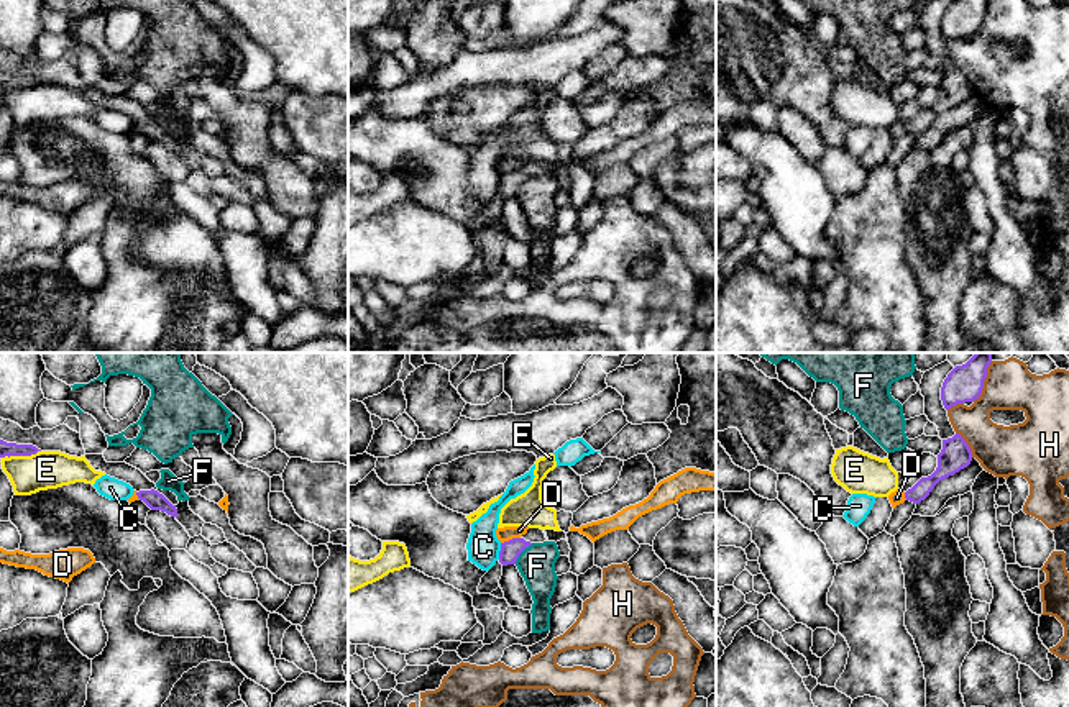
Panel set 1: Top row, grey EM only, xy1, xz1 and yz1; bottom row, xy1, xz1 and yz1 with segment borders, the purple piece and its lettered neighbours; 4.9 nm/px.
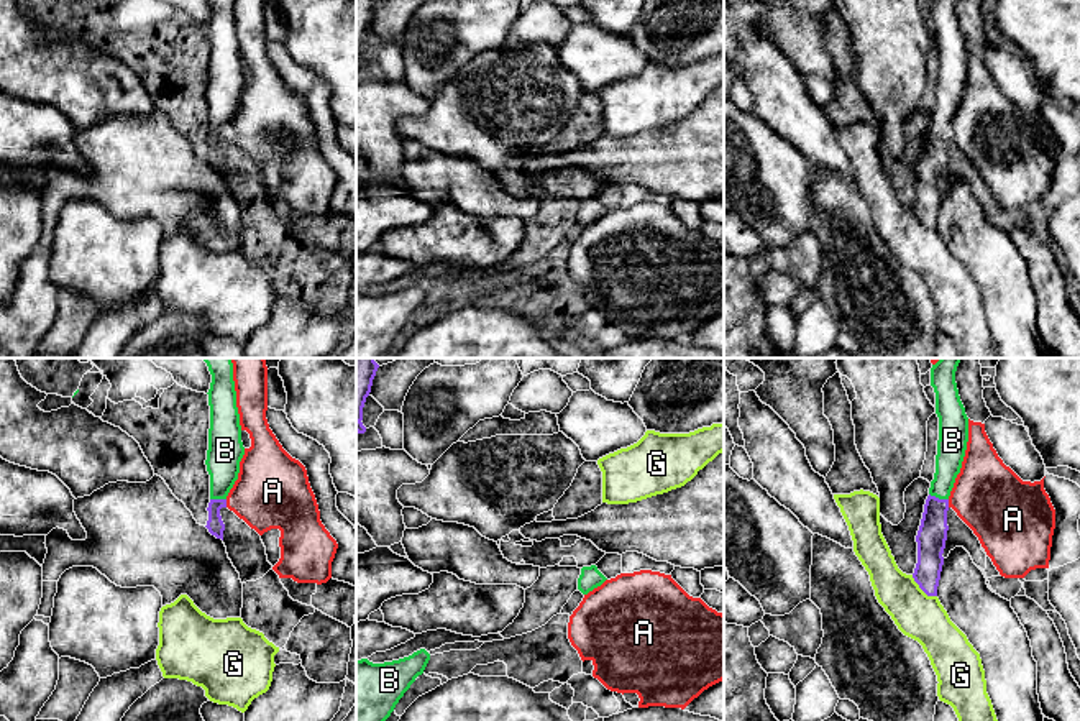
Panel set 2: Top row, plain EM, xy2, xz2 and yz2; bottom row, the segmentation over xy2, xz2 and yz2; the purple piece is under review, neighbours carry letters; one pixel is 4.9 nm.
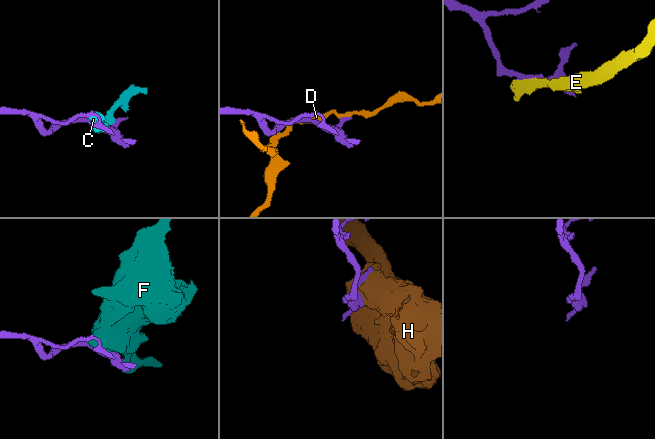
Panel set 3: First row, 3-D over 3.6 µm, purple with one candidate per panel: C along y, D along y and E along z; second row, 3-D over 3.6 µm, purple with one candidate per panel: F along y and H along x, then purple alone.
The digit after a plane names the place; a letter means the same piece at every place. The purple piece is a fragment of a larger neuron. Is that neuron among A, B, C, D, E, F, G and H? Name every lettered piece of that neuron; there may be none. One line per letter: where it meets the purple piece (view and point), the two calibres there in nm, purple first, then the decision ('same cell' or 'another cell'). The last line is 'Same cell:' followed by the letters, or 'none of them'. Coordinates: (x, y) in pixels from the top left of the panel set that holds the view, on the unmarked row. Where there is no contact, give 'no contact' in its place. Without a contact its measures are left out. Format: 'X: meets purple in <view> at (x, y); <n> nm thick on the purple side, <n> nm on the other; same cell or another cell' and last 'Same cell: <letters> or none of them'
A: meets purple in xy2 at (225, 135); 90 nm thick on the purple side, 360 nm on the other; another cell
B: meets purple in yz2 at (938, 130); 150 nm thick on the purple side, 140 nm on the other; same cell
C: meets purple in xz1 at (500, 184); 100 nm thick on the purple side, 160 nm on the other; another cell
D: meets purple in xz1 at (509, 173); 100 nm thick on the purple side, 70 nm on the other; another cell
E: meets purple in xy1 at (20, 87); 70 nm thick on the purple side, 190 nm on the other; another cell
F: meets purple in xz1 at (521, 184); 100 nm thick on the purple side, 180 nm on the other; another cell
G: meets purple in yz2 at (923, 222); 140 nm thick on the purple side, 220 nm on the other; another cell
H: meets purple in yz1 at (982, 18); 180 nm thick on the purple side, 200 nm on the other; another cell
Same cell: B

